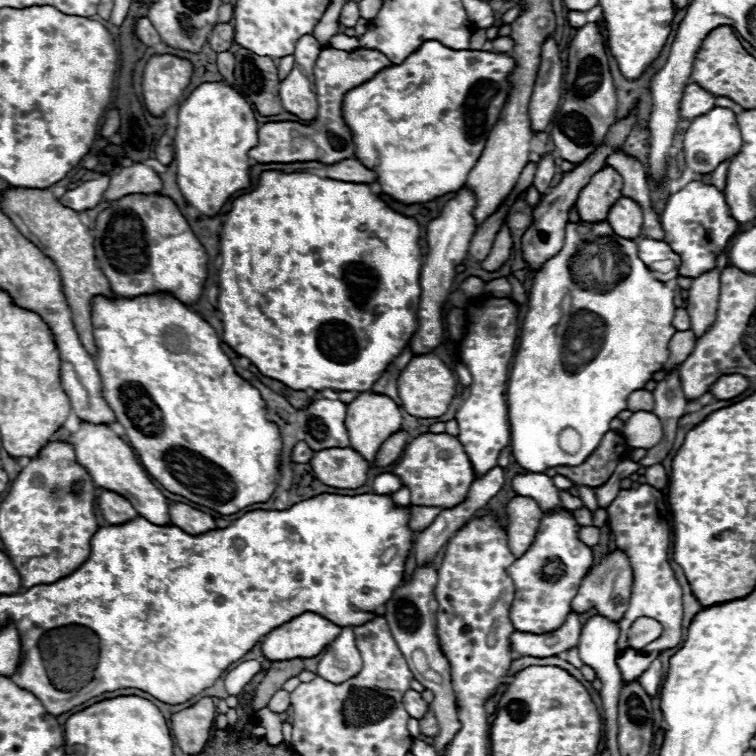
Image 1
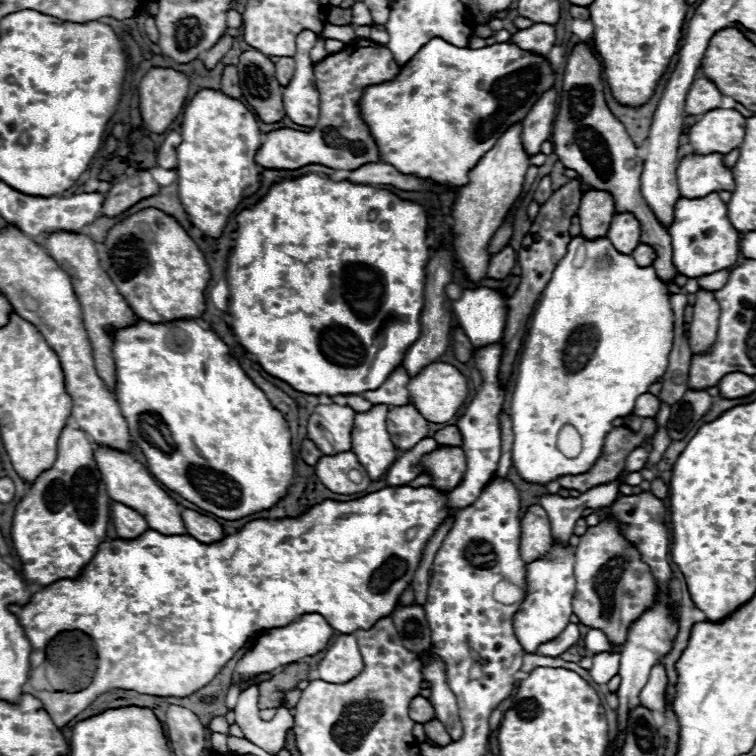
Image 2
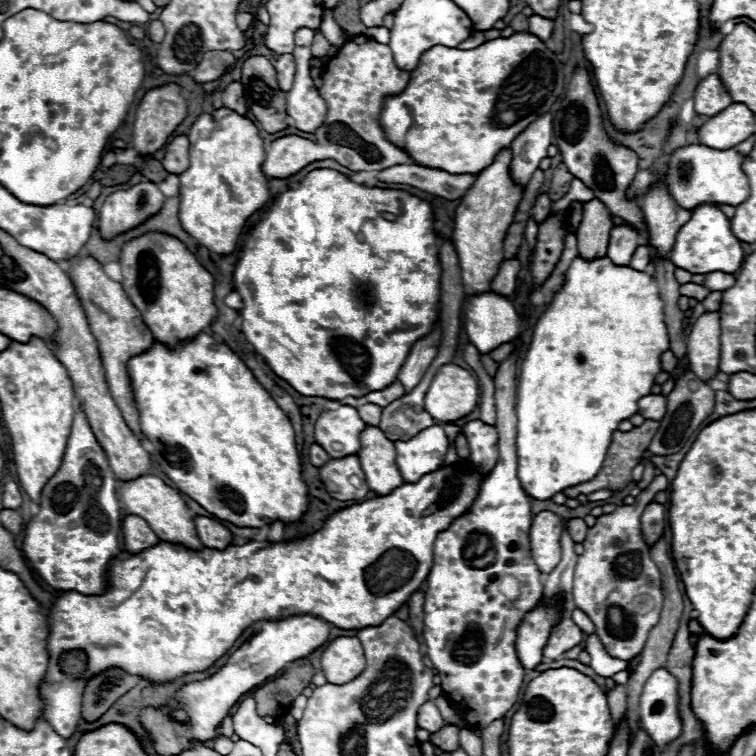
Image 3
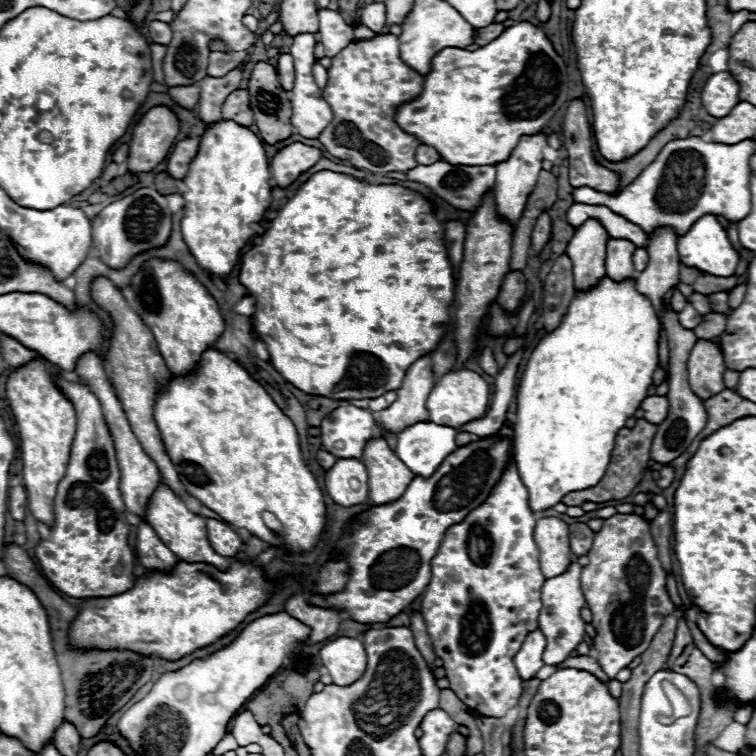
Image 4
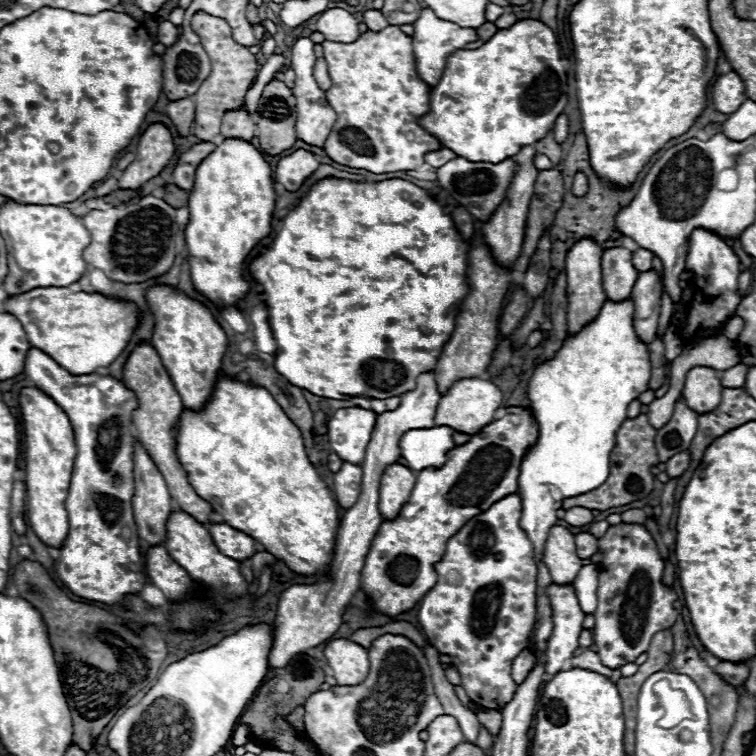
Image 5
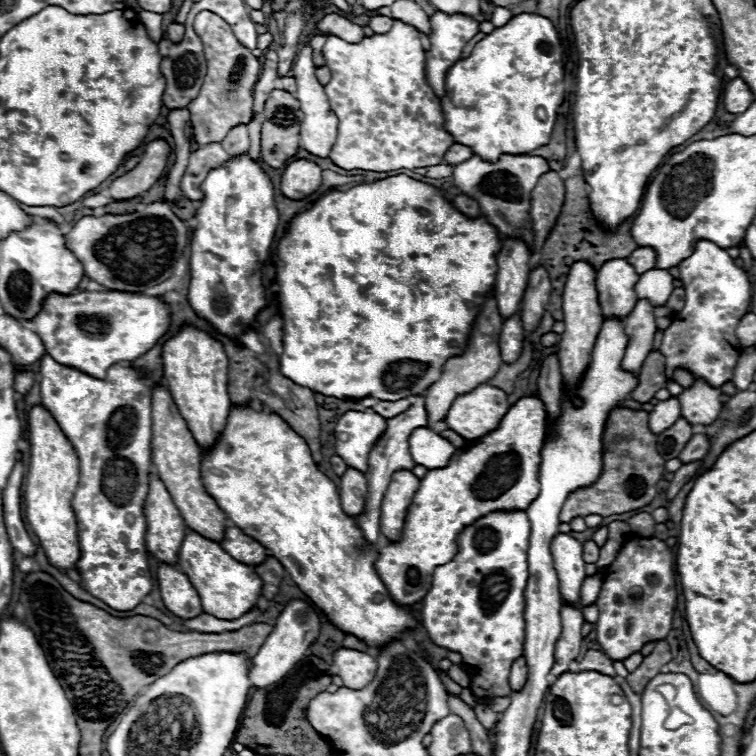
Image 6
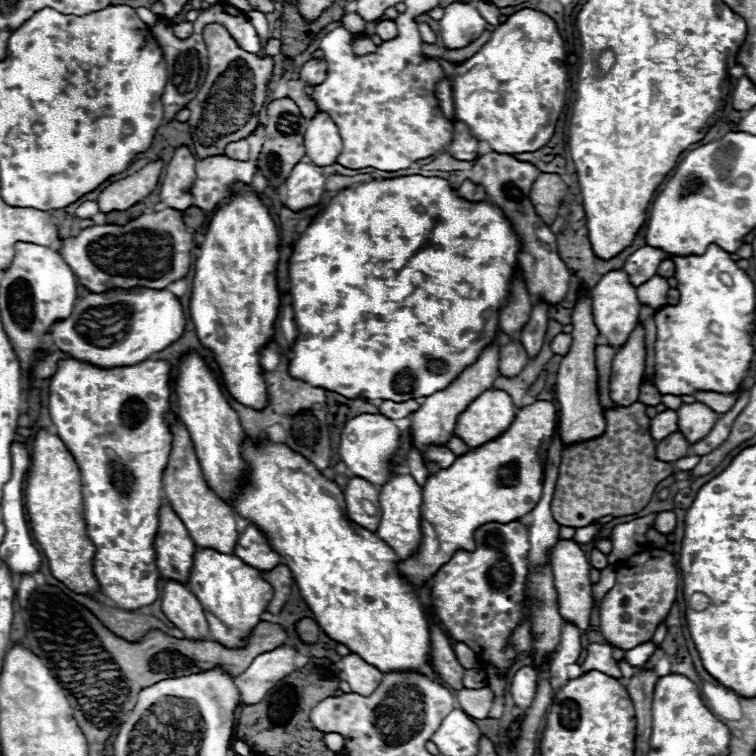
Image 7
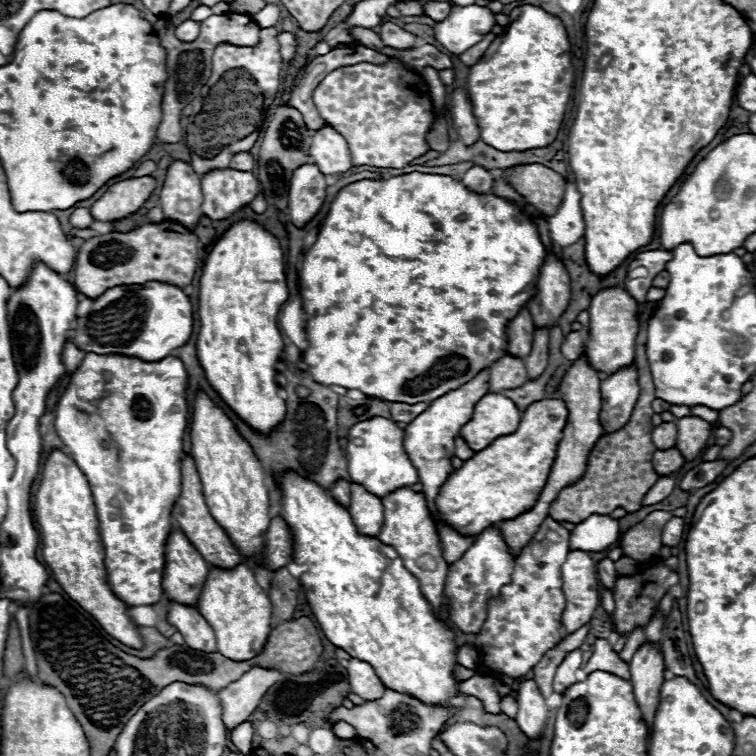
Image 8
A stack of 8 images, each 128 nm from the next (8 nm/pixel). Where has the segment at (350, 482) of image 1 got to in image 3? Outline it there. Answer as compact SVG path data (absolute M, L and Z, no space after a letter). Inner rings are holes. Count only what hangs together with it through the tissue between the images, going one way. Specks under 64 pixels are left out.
M344 456L344 460L330 460L320 468L320 480L326 486L328 494L336 500L362 500L368 494L368 486L364 484L364 472L356 456ZM356 474L362 480L360 488L350 484L350 476Z

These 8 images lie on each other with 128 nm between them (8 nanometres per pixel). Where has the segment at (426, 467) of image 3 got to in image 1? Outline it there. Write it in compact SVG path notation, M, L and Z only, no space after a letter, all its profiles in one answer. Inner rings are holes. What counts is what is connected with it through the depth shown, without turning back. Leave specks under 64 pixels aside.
M384 472L374 480L374 492L376 494L392 494L402 486L400 476L392 474L392 472Z

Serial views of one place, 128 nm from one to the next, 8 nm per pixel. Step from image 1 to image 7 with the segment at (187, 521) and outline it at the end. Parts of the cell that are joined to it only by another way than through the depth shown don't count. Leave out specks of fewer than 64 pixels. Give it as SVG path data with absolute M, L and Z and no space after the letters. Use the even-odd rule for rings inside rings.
M248 526L244 530L242 540L236 546L236 556L256 570L272 570L284 562L282 556L270 548L264 532L258 526Z

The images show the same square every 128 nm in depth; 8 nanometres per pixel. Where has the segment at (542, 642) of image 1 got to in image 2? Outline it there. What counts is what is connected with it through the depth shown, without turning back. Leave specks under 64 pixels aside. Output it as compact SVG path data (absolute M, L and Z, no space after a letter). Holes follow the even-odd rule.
M569 623L567 627L554 638L554 640L542 644L542 646L538 648L538 654L556 658L558 654L562 654L562 652L566 652L570 646L574 646L578 640L580 640L580 630L578 625Z

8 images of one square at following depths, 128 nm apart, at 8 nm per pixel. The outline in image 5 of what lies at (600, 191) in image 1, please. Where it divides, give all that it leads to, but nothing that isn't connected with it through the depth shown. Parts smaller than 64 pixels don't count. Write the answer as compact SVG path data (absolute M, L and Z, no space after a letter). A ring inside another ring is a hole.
M590 238L580 240L580 244L574 244L574 248L566 256L566 284L568 284L568 288L566 288L566 292L568 292L566 318L568 318L568 334L570 336L578 334L584 326L594 322L600 308L604 306L606 294L604 294L604 288L602 288L600 260L602 260L602 250Z

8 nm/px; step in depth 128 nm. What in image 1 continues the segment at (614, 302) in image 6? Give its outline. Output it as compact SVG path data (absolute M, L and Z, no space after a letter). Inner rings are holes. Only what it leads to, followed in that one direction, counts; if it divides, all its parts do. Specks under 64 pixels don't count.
M622 196L612 206L608 214L608 224L612 226L612 232L616 236L626 238L626 240L636 240L642 228L642 210L634 200Z

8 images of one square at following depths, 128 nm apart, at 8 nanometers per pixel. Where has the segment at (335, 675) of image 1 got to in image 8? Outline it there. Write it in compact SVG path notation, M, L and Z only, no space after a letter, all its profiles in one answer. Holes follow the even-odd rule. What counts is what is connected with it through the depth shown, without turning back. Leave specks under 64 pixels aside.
M350 658L350 664L346 670L348 670L350 688L354 694L358 694L364 700L378 700L384 696L386 686L382 684L382 680L376 676L374 668L368 662Z

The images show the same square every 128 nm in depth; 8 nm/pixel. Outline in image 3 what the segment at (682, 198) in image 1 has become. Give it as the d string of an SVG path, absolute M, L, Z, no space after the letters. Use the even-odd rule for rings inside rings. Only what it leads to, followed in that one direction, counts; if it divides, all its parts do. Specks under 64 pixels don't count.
M702 204L692 210L692 218L676 234L676 244L672 248L672 264L688 270L690 274L710 274L724 272L734 274L744 260L740 240L730 230L730 220L720 212L718 206Z

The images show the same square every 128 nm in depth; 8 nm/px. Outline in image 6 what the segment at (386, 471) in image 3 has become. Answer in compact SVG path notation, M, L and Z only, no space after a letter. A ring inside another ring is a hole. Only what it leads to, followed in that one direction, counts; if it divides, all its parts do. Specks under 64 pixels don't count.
M400 470L392 474L388 490L380 504L380 532L388 542L398 542L402 538L408 506L420 486L420 480L410 470Z

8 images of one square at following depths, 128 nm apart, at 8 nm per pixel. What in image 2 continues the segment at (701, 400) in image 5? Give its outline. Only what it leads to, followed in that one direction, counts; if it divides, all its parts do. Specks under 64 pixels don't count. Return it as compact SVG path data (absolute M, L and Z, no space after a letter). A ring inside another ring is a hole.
M698 290L696 304L694 304L694 316L688 328L688 342L690 342L692 354L710 352L718 336L718 316L720 316L720 306L714 298L714 292Z

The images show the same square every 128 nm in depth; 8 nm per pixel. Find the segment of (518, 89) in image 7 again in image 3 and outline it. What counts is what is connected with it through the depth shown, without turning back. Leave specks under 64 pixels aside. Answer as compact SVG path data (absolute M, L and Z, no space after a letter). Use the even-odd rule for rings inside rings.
M514 32L508 38L484 42L472 50L432 46L420 58L418 68L410 72L408 88L400 96L386 98L386 108L380 122L388 132L388 140L400 144L400 148L404 148L414 162L452 174L480 172L492 164L500 150L510 148L512 140L538 116L550 112L564 88L566 74L562 62L538 36L530 32Z

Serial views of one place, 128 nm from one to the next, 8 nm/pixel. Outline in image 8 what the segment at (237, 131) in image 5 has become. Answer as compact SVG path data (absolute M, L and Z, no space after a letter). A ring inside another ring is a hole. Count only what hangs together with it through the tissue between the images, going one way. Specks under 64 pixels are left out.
M240 152L230 160L230 166L240 172L252 172L254 170L254 158L250 152Z

